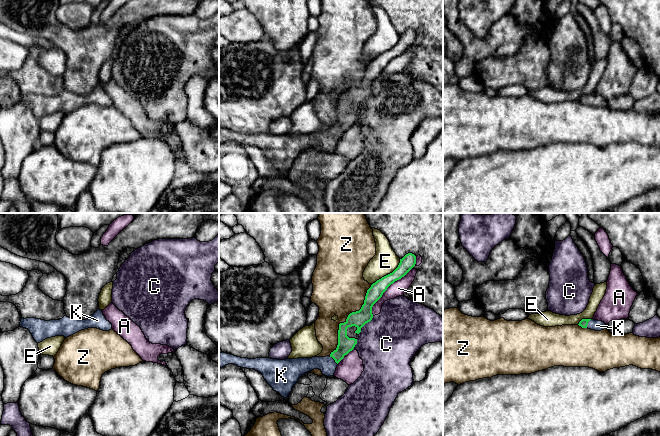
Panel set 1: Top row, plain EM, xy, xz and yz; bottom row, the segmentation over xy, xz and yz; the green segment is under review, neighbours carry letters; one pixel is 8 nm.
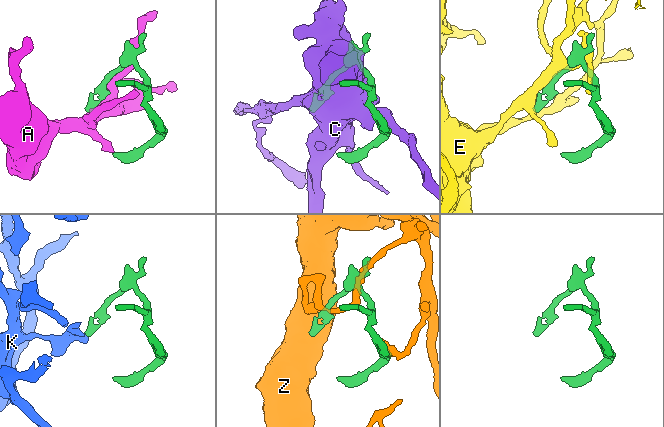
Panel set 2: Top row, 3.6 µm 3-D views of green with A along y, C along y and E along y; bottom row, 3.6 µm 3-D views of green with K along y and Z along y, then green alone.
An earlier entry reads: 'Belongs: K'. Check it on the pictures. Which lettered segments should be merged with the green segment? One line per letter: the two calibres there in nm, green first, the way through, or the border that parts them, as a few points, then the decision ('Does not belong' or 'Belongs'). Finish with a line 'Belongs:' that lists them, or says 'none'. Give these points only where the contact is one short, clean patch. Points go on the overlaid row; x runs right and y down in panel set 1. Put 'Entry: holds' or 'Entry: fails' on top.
Entry: holds
A: Thickness 120 nm (green) against 120 nm. Does not belong
C: Thickness 130 nm (green) against 460 nm. Does not belong
E: Thickness 120 nm (green) against 200 nm. Does not belong
K: Thickness 130 nm (green) against 140 nm. Path across: xz (345, 344), (334, 359), (327, 365). Belongs
Z: Thickness 130 nm (green) against 420 nm. Does not belong
Belongs: K

